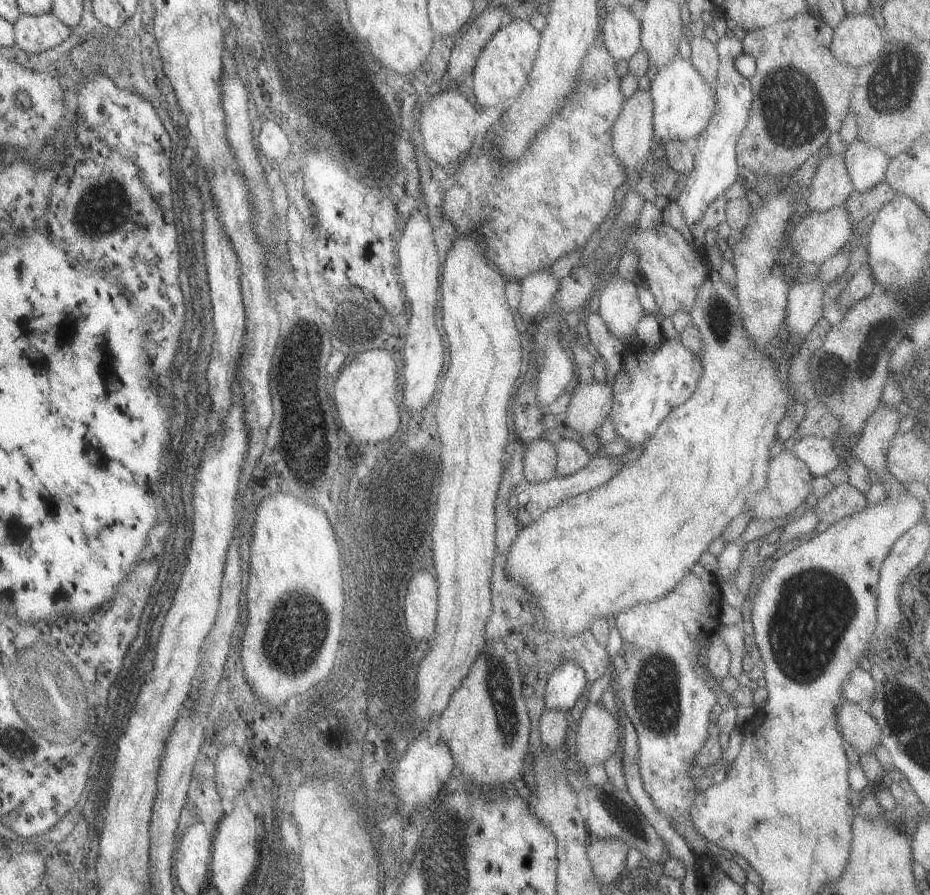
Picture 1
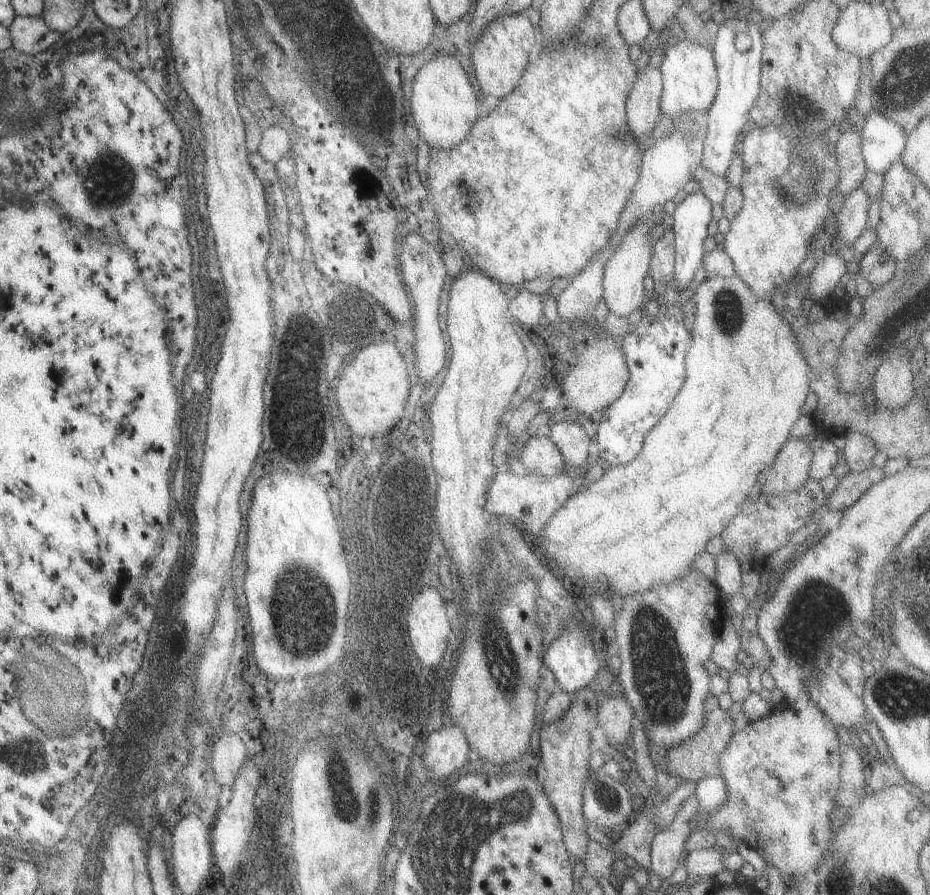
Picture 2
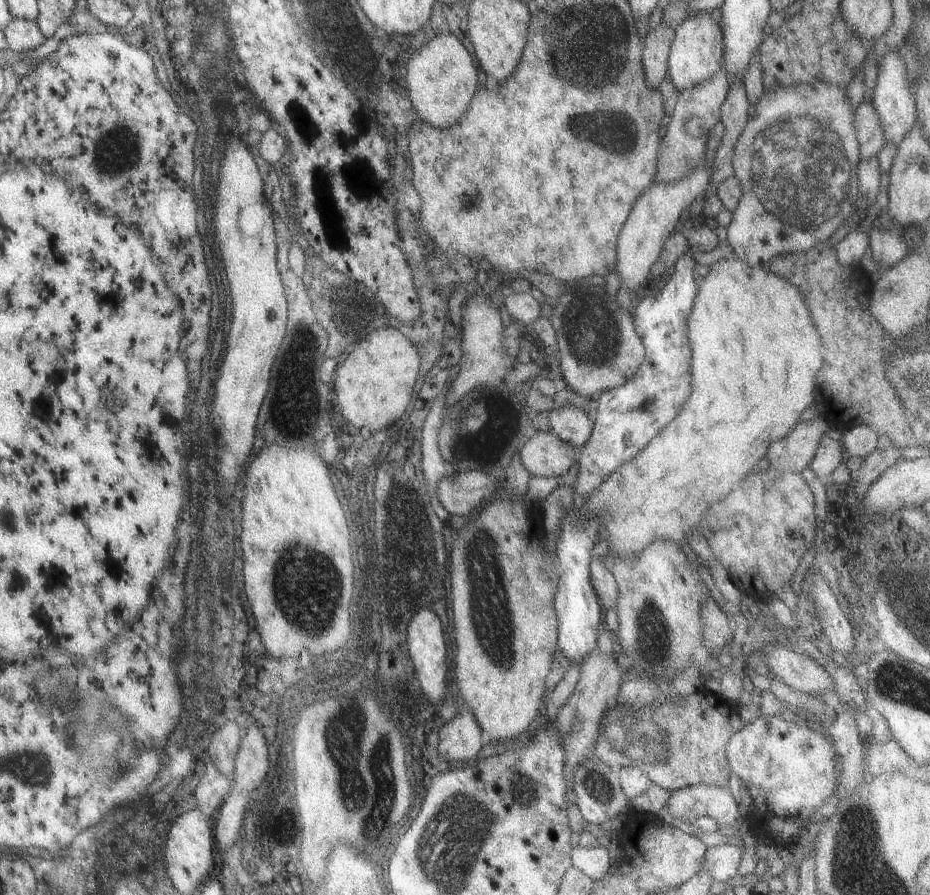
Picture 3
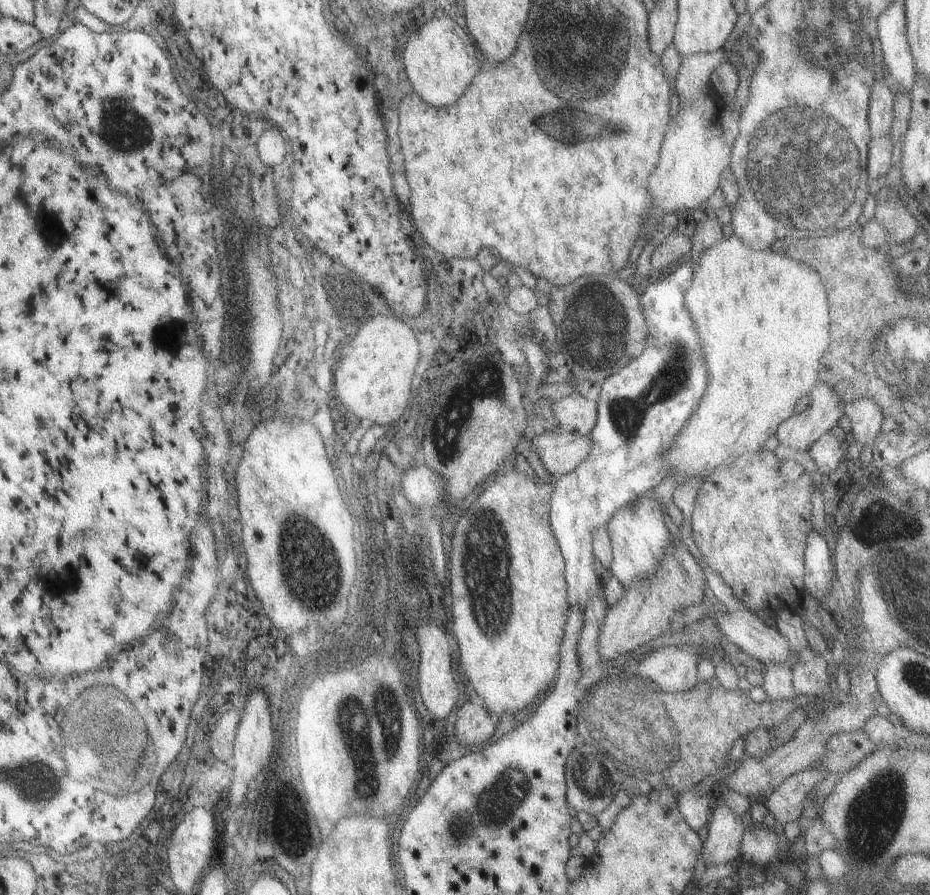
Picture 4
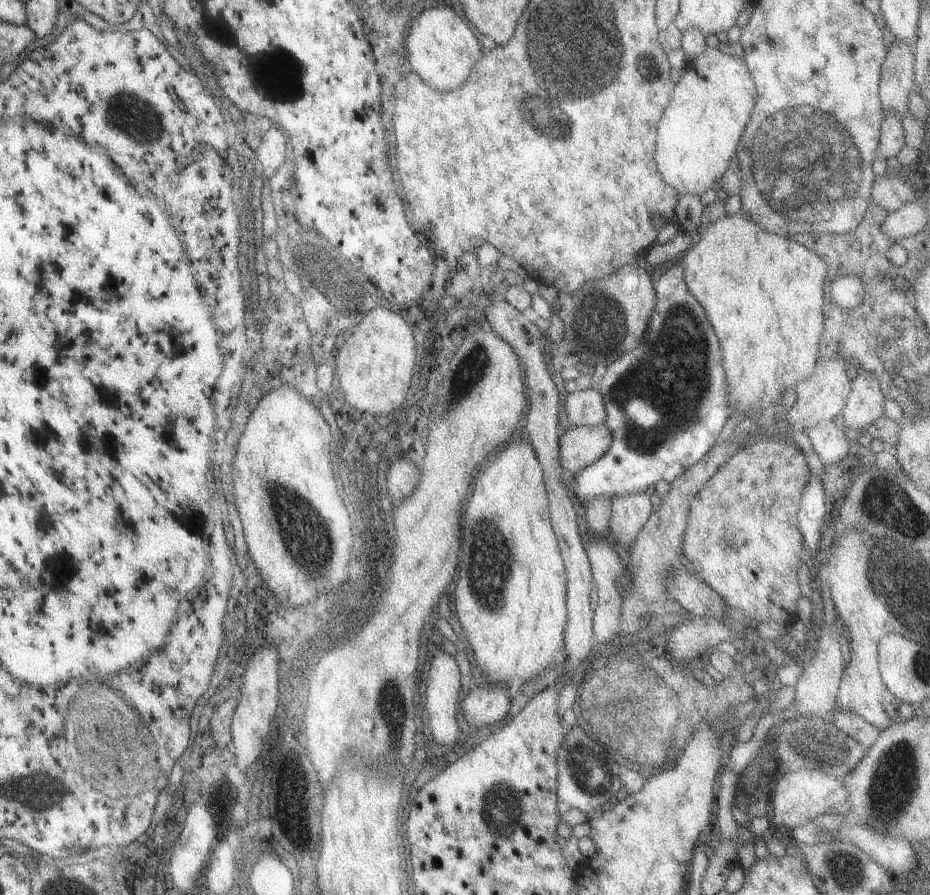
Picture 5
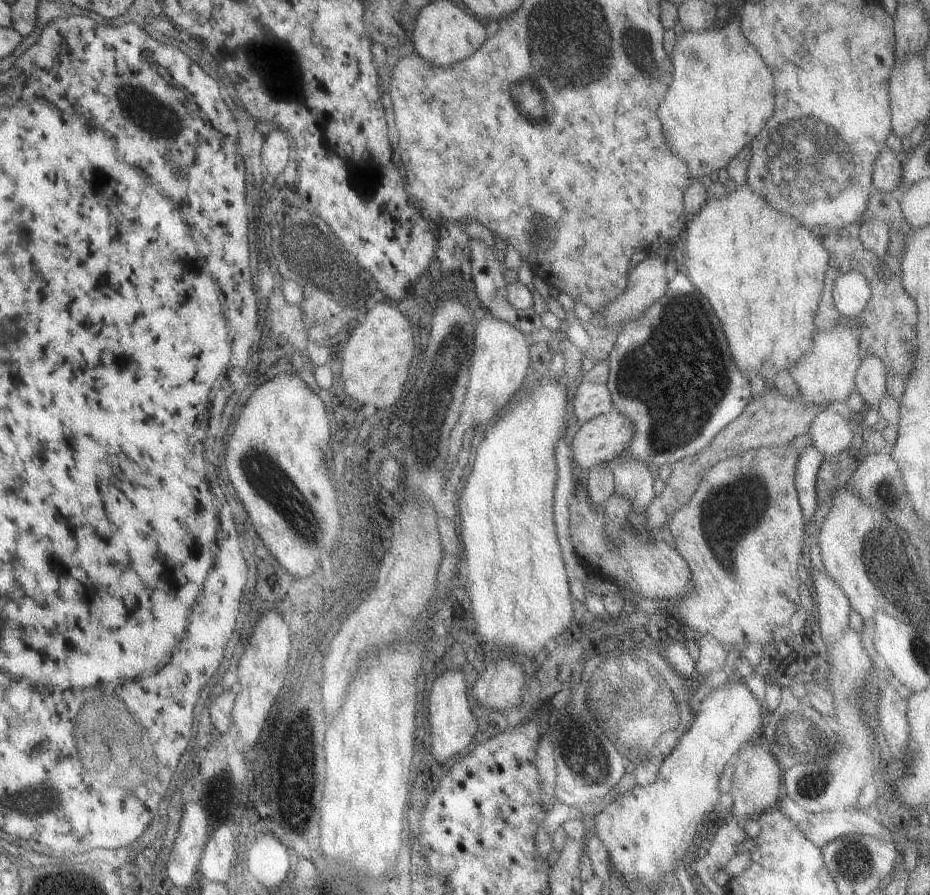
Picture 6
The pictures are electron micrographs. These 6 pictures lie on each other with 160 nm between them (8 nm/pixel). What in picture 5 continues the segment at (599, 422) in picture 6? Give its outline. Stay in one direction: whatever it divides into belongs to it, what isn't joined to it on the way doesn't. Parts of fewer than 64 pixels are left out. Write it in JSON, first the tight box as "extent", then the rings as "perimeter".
{"extent":[557,422,610,475],"perimeter":[[[601,422],[595,426],[563,425],[557,439],[558,461],[563,472],[574,475],[596,461],[610,443],[610,432]]]}

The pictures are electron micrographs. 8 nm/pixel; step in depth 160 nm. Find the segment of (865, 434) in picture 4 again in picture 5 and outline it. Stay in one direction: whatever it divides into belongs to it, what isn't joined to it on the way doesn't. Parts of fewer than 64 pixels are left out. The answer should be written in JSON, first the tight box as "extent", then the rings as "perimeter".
{"extent":[838,372,884,430],"perimeter":[[[856,372],[849,384],[850,390],[838,421],[845,429],[863,430],[871,427],[883,416],[884,397],[879,389],[879,382],[871,372]]]}

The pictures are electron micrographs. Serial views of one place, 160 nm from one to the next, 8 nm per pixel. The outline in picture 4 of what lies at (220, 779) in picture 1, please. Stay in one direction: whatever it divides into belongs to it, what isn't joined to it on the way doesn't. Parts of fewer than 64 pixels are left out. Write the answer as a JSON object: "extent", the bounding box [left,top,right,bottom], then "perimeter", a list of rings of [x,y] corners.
{"extent":[209,710,239,762],"perimeter":[[[229,710],[215,722],[211,736],[209,736],[209,750],[217,760],[223,762],[223,760],[230,759],[238,723],[239,710]]]}

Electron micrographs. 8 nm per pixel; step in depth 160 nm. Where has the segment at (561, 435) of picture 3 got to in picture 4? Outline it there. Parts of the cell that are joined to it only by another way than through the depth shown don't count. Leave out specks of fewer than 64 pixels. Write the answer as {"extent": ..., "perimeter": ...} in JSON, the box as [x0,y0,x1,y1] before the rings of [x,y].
{"extent":[551,392,596,435],"perimeter":[[[573,392],[559,400],[553,401],[551,403],[551,410],[553,410],[553,418],[557,422],[558,431],[567,433],[577,432],[577,434],[585,435],[593,429],[596,422],[596,402],[585,399],[584,394],[580,394],[579,392]]]}

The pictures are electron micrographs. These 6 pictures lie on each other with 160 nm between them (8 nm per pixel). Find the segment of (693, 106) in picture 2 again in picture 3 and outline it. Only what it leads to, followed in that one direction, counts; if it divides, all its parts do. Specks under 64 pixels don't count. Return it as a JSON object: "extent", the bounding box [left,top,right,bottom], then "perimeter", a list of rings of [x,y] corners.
{"extent":[666,11,723,91],"perimeter":[[[697,11],[695,16],[684,18],[675,28],[666,62],[666,76],[679,91],[690,89],[707,80],[722,66],[723,45],[720,22],[709,18],[709,13]]]}

